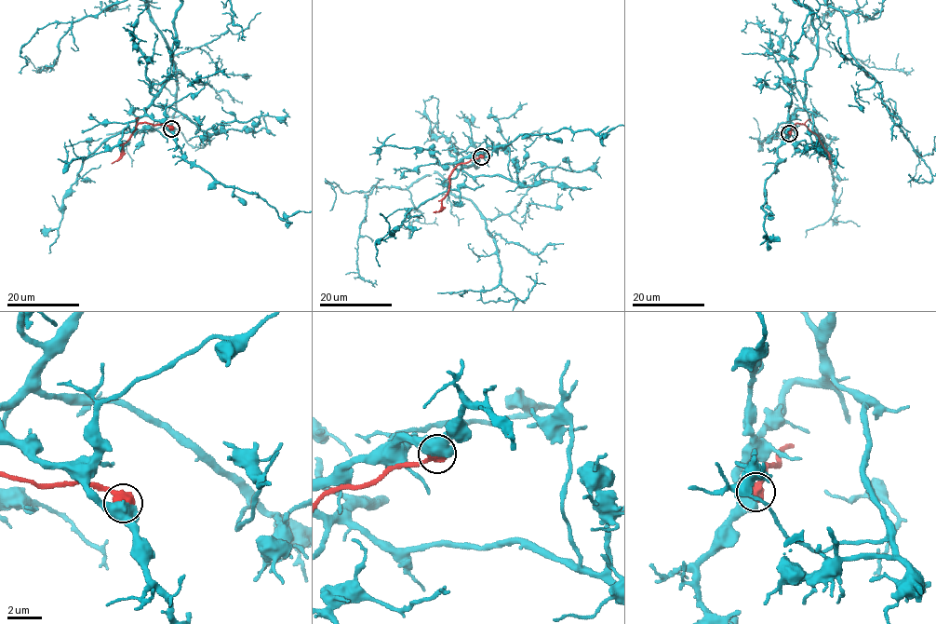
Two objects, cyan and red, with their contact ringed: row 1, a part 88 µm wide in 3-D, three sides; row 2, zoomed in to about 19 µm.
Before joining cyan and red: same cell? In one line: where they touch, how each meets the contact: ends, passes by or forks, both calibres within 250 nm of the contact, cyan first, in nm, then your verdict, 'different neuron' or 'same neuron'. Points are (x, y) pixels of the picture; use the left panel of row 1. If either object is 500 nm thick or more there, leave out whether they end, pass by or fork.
at (171, 128); 750 nm thick on the cyan side, 700 nm on the other; different neuron

